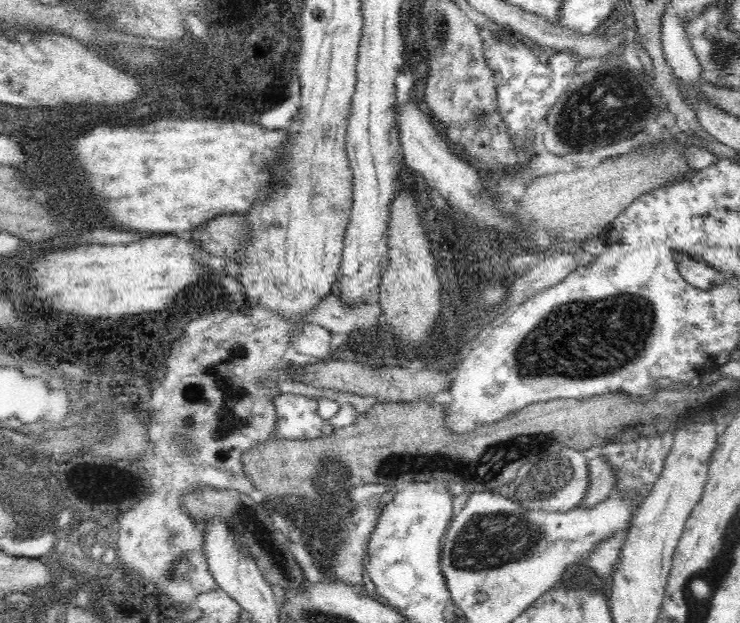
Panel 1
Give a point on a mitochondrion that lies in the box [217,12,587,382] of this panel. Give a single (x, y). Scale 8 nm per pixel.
(441, 34)

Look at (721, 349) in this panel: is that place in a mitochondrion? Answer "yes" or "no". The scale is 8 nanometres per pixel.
no

